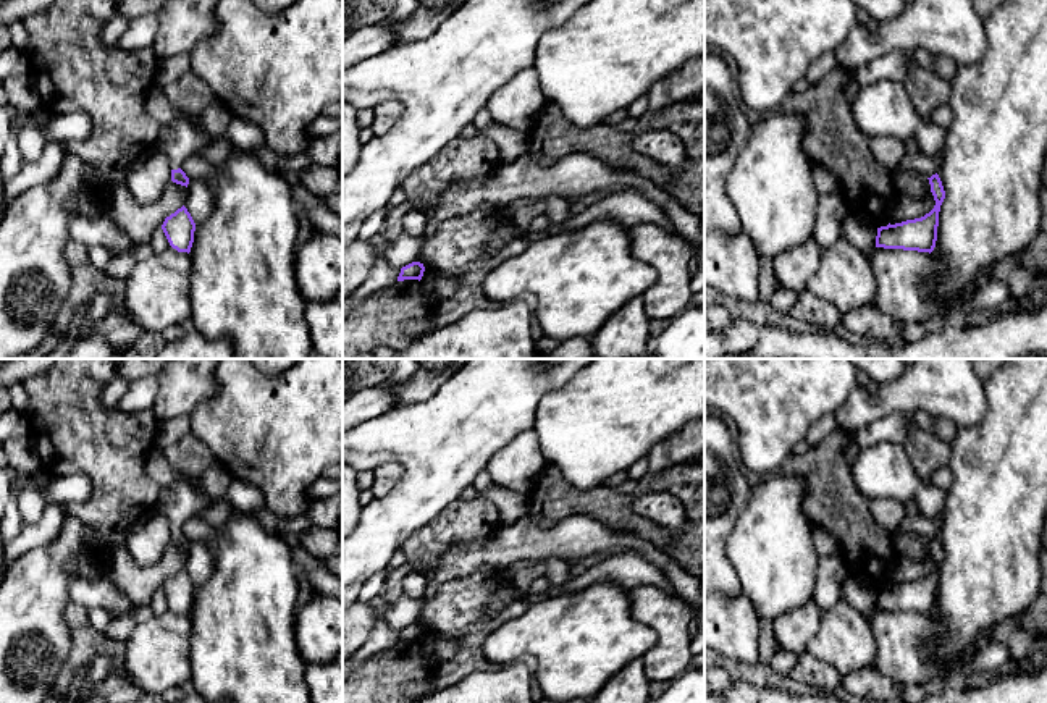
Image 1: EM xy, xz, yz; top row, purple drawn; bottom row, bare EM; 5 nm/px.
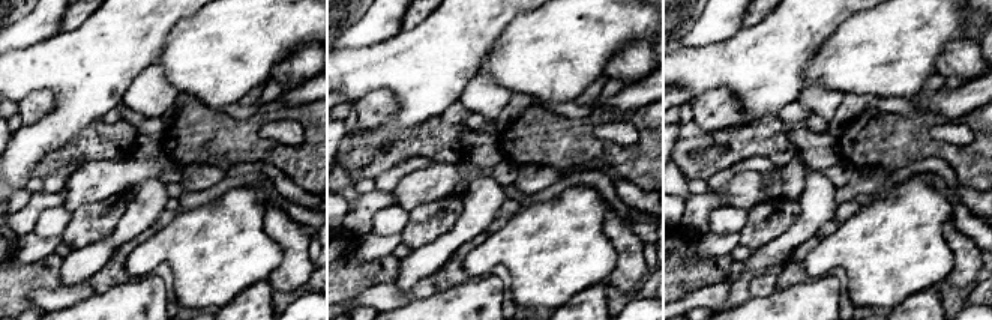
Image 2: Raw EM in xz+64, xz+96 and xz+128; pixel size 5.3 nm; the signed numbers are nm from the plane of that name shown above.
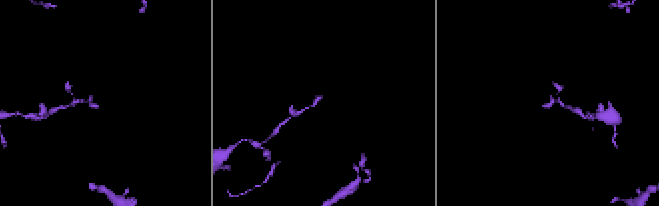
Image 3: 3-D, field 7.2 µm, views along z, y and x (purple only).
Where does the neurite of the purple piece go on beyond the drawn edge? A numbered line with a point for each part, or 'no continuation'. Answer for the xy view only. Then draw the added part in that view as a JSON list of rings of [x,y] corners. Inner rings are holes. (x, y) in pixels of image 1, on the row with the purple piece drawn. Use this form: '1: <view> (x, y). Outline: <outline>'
1: xy (180, 138). Outline: [[[179,118],[162,124],[157,149],[171,160],[171,170],[181,168],[183,162],[197,152],[207,152],[217,144],[215,137],[197,129],[189,118]]]

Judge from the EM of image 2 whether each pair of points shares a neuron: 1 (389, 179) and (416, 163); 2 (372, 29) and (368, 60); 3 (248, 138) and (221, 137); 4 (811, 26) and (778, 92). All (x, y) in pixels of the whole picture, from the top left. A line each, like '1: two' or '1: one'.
1: one
2: two
3: one
4: one

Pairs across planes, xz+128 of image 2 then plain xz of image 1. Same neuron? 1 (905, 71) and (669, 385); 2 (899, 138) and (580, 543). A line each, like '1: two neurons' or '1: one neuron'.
1: one neuron
2: two neurons

